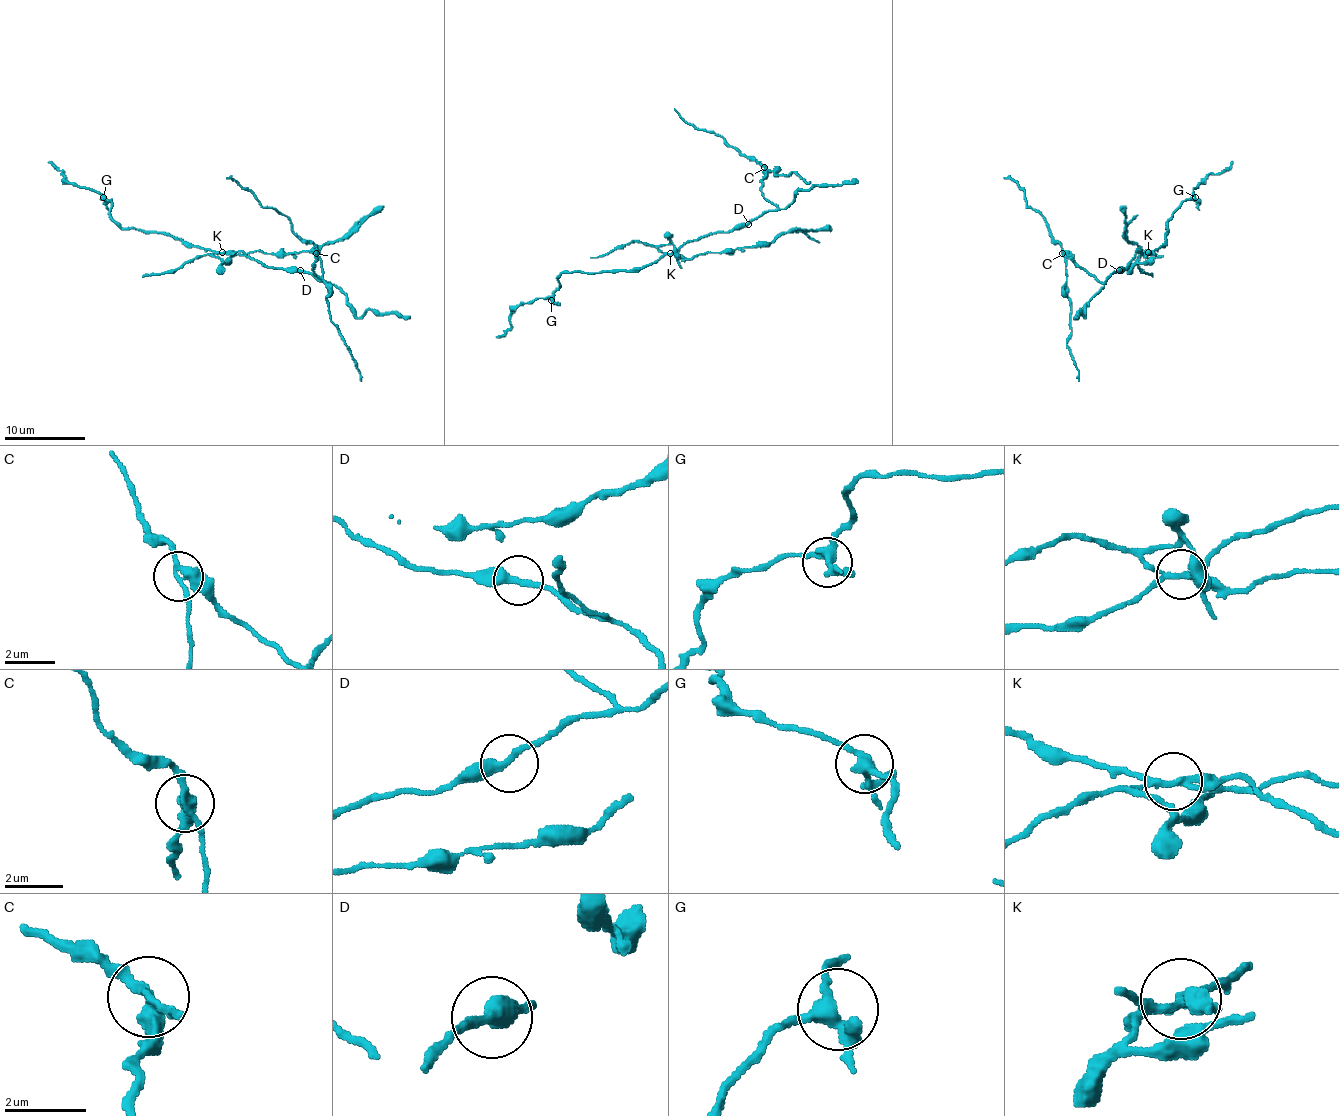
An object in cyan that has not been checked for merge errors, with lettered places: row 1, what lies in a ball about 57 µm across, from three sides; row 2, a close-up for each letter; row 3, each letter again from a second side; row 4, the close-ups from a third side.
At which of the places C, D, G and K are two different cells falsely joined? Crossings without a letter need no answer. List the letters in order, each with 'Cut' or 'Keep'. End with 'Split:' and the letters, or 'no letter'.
C: Cut
D: Keep
G: Keep
K: Cut
Split: C, K

